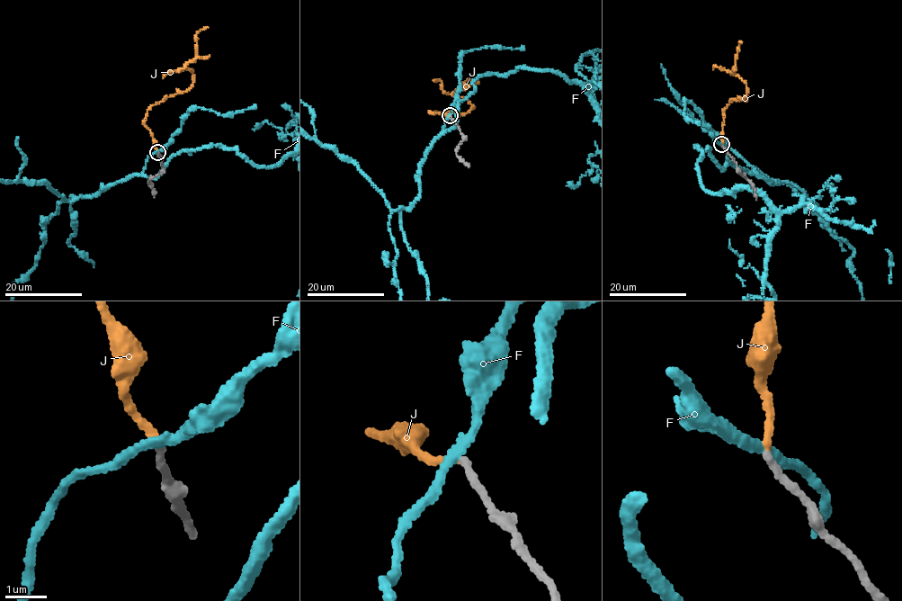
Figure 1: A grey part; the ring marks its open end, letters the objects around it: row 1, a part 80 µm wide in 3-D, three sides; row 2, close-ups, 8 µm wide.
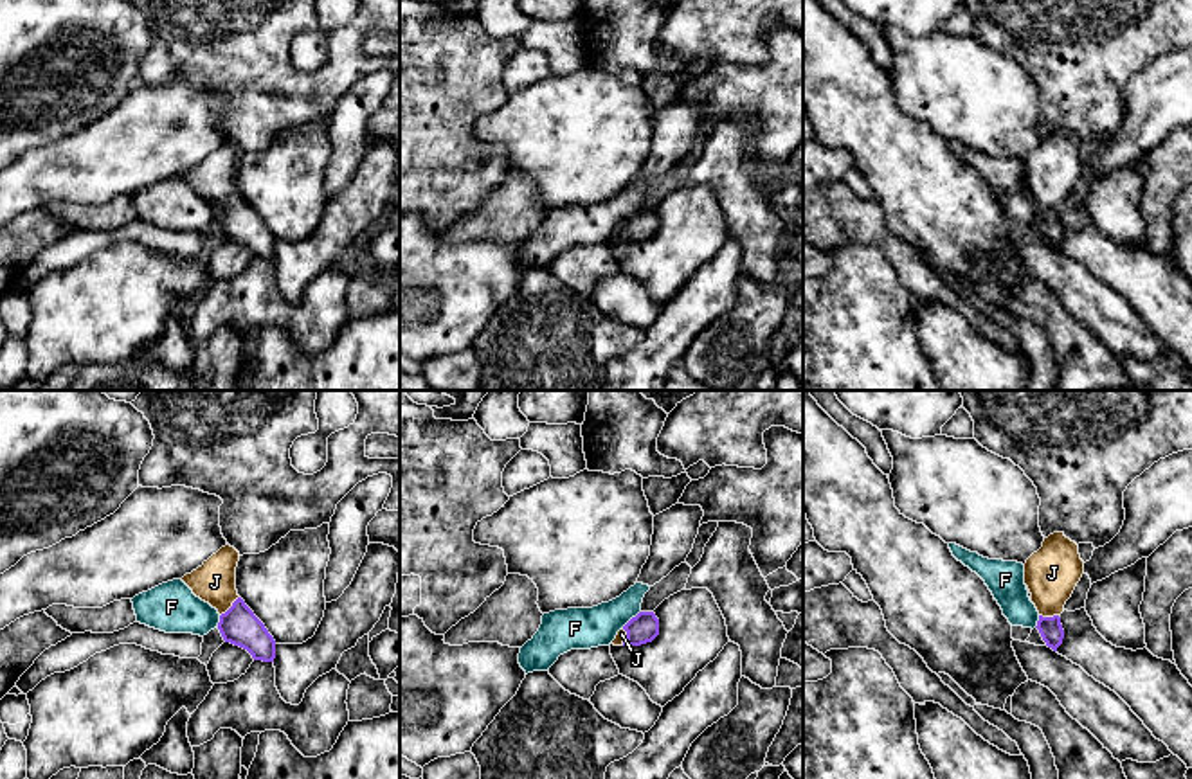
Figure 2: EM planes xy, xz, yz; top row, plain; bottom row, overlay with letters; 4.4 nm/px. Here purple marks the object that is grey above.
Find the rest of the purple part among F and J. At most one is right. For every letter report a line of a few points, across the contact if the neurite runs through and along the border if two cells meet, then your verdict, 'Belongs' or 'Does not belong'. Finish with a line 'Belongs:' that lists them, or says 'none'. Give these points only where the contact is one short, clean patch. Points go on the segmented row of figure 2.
F: Line: xz (640, 610), (622, 628). Does not belong
J: Line: xy (238, 625), (231, 607), (215, 582). Belongs
Belongs: J

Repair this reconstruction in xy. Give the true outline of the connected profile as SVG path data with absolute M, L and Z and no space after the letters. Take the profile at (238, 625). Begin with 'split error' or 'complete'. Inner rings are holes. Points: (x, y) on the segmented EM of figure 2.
split error; M225 545L182 581L196 597L220 613L218 630L225 642L247 649L254 660L274 662L275 640L236 590L239 552Z

